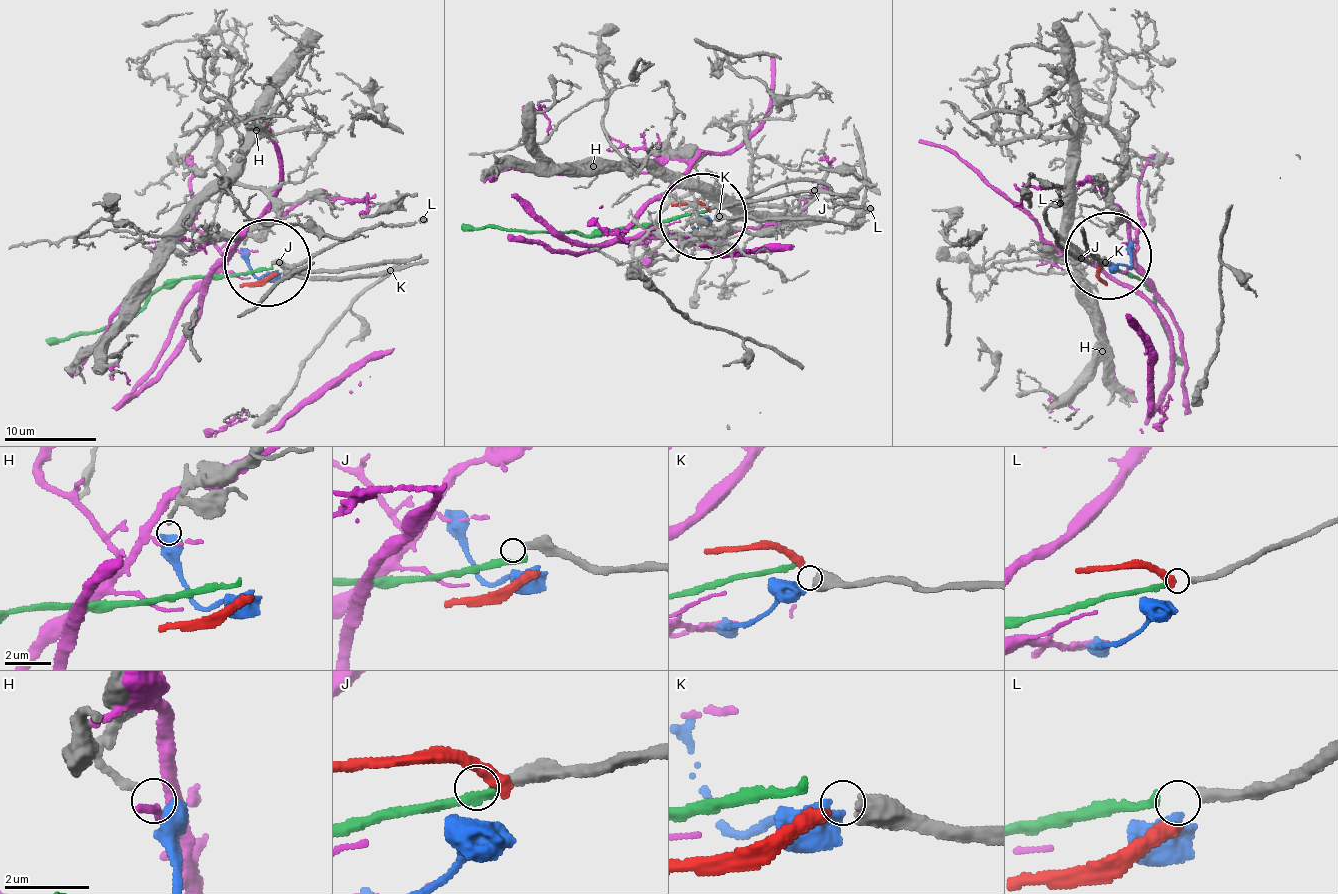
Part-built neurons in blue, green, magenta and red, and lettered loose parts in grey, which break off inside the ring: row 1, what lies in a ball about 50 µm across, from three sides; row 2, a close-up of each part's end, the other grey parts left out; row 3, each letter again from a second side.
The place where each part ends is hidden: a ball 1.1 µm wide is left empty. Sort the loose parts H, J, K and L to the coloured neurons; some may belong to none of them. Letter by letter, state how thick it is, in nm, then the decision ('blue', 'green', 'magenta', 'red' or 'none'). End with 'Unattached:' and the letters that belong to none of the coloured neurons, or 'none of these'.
H: 170 nm | blue
J: 360 nm | none
K: 650 nm | red
L: 240 nm | green
Unattached: J

